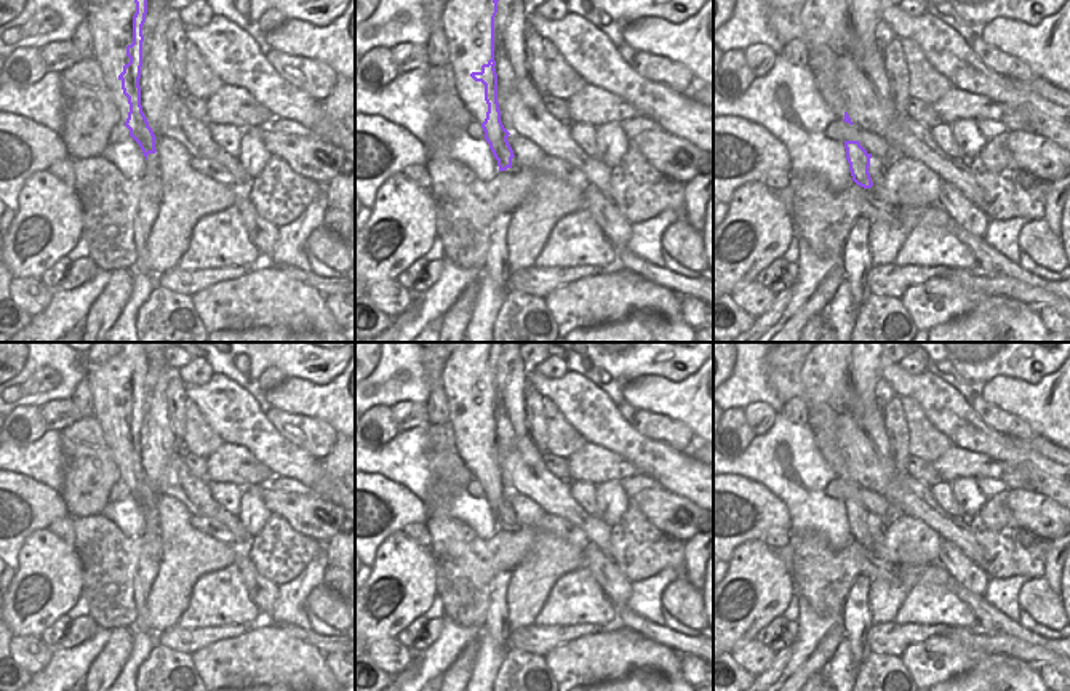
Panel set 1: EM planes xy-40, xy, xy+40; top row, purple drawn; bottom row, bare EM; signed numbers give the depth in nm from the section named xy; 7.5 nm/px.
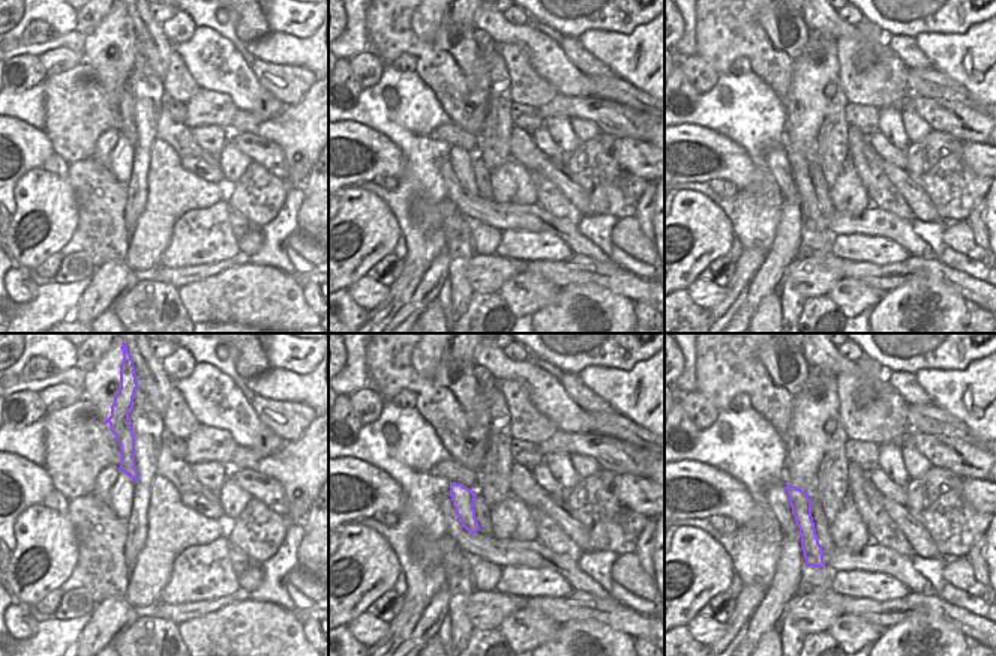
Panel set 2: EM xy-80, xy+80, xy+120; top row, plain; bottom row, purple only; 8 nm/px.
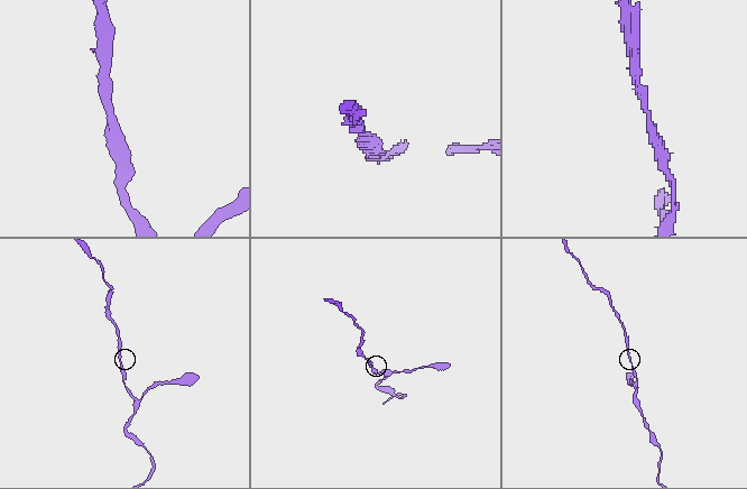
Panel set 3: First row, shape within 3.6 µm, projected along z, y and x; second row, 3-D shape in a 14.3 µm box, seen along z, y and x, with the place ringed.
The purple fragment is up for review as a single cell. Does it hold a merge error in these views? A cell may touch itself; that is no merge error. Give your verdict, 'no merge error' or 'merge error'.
no merge error

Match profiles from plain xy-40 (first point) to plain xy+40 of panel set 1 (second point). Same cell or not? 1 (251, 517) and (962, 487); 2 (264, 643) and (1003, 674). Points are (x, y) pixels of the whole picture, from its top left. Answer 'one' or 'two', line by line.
1: one
2: two

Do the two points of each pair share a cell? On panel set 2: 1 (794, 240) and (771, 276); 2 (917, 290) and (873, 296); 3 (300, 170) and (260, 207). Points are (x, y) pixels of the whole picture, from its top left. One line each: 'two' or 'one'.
1: one
2: two
3: two

